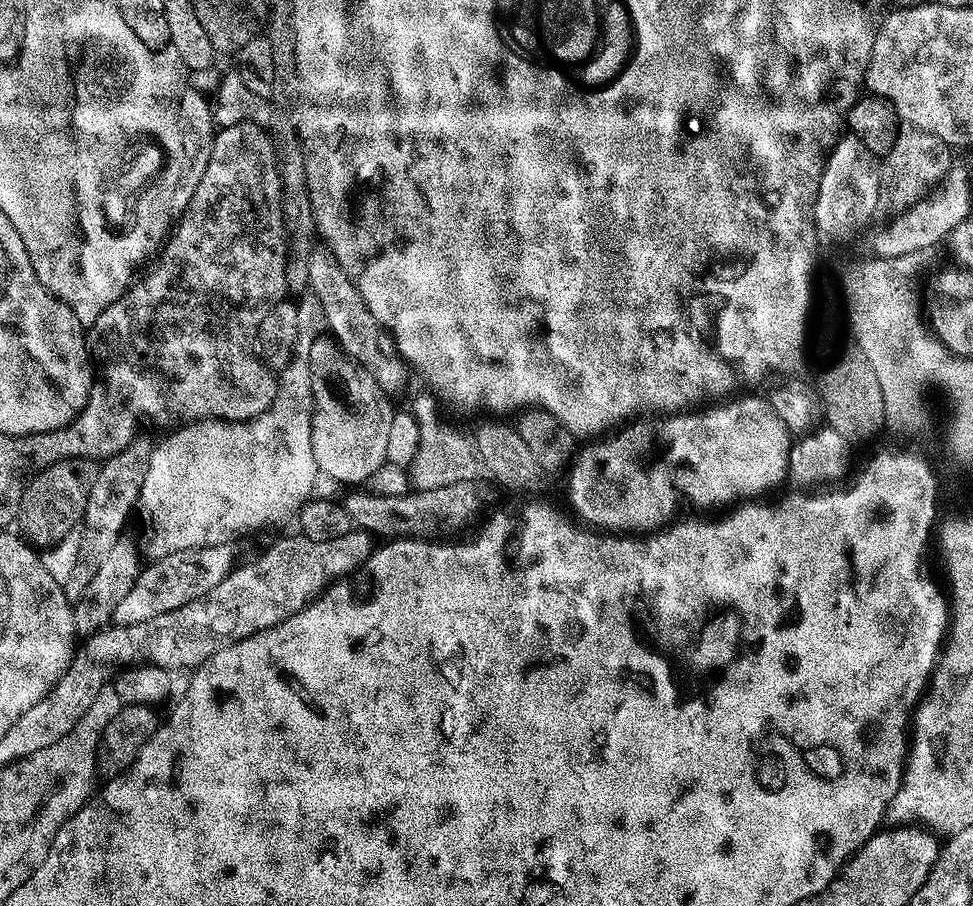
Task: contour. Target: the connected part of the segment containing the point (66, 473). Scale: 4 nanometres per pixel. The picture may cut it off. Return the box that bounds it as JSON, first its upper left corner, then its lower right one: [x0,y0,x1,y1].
[18,458,97,550]

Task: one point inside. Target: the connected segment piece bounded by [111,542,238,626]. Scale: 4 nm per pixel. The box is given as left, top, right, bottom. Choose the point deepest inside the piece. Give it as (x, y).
(172, 580)

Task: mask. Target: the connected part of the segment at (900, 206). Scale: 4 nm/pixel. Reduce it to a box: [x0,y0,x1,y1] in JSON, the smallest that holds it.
[880,128,954,214]

